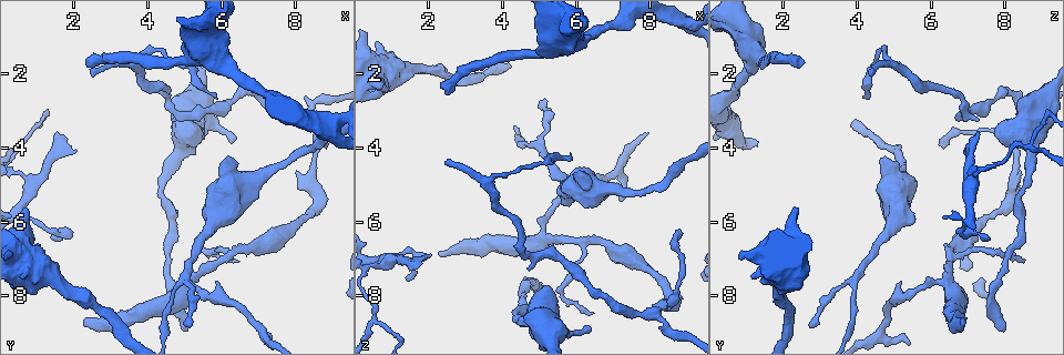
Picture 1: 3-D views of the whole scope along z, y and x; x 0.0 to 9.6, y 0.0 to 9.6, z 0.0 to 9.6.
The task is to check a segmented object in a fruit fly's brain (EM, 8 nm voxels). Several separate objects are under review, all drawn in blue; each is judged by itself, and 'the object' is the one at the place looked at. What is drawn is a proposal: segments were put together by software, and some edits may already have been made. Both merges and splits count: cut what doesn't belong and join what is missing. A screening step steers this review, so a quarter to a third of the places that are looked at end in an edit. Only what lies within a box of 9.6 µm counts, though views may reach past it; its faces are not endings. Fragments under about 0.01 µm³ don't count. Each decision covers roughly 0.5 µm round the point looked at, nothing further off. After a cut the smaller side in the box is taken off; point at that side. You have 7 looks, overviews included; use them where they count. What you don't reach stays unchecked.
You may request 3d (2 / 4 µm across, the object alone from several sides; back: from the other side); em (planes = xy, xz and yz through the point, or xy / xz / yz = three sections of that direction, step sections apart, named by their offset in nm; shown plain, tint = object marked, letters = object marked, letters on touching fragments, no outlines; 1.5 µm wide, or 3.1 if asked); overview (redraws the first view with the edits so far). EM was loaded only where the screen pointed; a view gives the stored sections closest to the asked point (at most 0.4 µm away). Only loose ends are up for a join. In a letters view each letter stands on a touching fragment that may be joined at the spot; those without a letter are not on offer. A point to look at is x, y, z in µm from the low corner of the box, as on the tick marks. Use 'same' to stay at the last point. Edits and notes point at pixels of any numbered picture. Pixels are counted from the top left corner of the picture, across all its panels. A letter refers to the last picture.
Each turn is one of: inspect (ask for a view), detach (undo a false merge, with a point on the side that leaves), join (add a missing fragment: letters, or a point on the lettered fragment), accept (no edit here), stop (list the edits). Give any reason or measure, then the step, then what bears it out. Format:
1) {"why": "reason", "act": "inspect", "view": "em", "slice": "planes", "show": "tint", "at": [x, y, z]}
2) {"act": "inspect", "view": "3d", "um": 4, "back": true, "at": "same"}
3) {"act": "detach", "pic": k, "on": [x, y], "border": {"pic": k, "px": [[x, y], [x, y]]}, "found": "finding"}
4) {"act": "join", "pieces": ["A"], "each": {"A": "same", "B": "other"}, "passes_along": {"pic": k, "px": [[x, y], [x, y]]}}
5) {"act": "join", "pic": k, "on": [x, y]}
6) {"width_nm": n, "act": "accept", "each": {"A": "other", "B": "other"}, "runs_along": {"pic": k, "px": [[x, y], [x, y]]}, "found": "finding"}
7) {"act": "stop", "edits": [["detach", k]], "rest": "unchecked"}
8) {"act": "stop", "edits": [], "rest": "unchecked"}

{"why": "branch point", "act": "inspect", "view": "em", "slice": "xy", "step": 4, "show": "tint", "at": [4.95, 7.50, 4.00]}

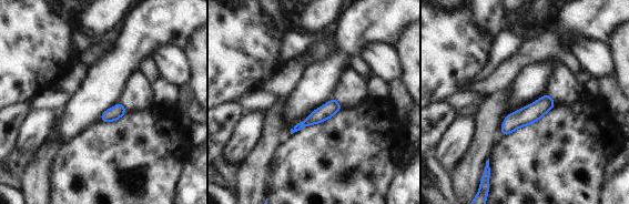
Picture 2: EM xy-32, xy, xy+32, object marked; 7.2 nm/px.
{"act": "inspect", "view": "em", "slice": "planes", "show": "tint", "at": "same"}

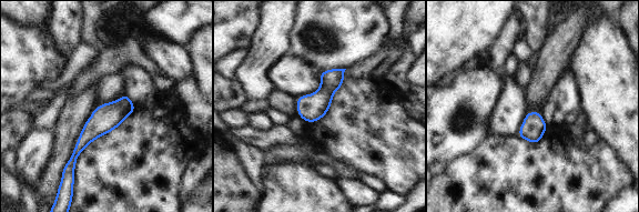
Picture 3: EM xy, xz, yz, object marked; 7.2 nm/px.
{"why": "what lies round it", "act": "inspect", "view": "em", "slice": "planes", "show": "letters", "at": "same"}

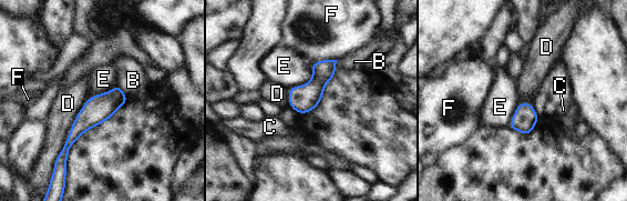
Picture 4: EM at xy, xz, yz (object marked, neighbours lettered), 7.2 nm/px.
{"act": "accept", "each": {"B": "other", "C": "other", "D": "other", "E": "other", "F": "other"}, "border": {"pic": 4, "px": [[88, 99], [55, 159]]}, "found": "all the same cell"}

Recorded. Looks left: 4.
{"why": "free end", "act": "inspect", "view": "em", "slice": "xy", "step": 4, "show": "tint", "at": [2.50, 1.70, 2.60]}

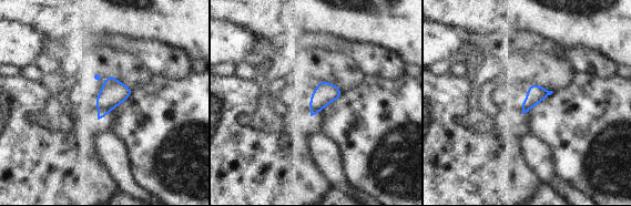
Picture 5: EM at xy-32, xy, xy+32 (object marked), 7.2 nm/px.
{"act": "inspect", "view": "em", "slice": "planes", "show": "letters", "at": "same"}

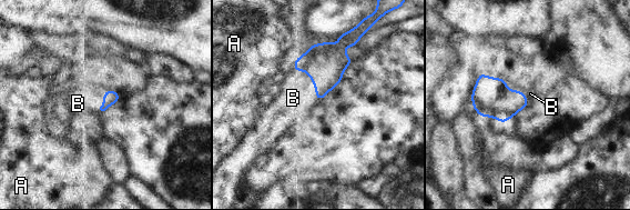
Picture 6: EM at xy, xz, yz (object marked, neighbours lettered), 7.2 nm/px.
{"act": "join", "pieces": ["B"], "each": {"A": "other", "B": "same"}, "passes_along": {"pic": 6, "px": [[325, 63], [313, 82], [293, 98]]}, "found": "it goes on there"}

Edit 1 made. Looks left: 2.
{"why": "branch stops here", "act": "inspect", "view": "3d", "um": 2, "at": [6.45, 7.10, 8.45]}

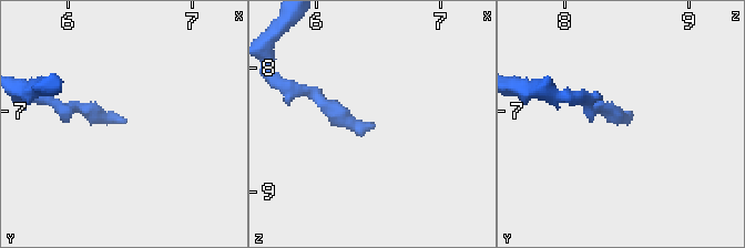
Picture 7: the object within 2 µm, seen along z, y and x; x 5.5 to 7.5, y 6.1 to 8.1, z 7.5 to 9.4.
{"why": "need the tissue", "act": "inspect", "view": "em", "slice": "planes", "show": "letters", "at": [6.44, 7.08, 8.46]}

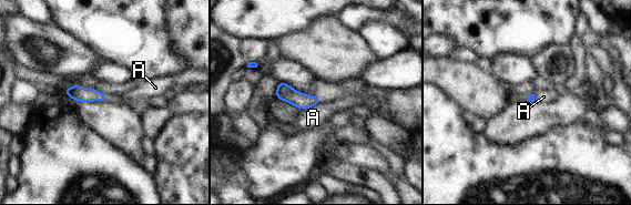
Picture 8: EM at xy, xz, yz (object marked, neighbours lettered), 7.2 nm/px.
{"act": "accept", "each": {"A": "other"}, "border": {"pic": 8, "px": [[321, 101], [302, 110]]}, "found": "none of them fits"}

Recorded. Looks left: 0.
{"act": "stop", "edits": [["join", 6]], "rest": "unchecked"}

